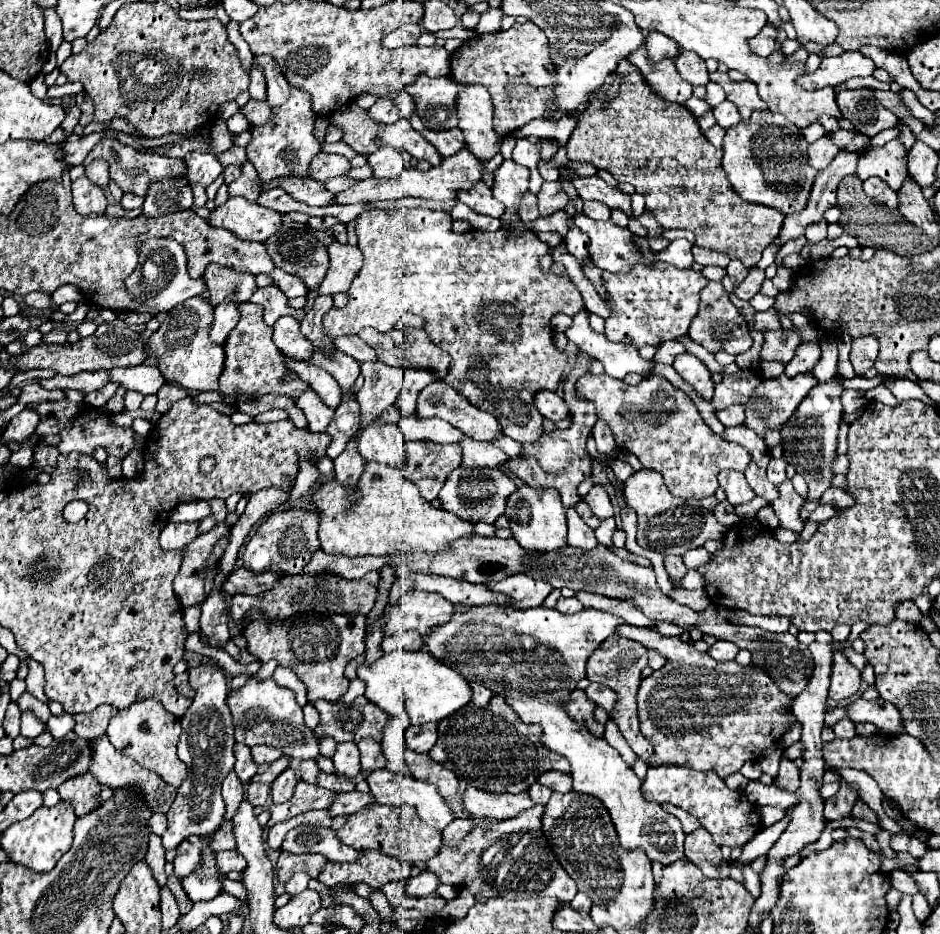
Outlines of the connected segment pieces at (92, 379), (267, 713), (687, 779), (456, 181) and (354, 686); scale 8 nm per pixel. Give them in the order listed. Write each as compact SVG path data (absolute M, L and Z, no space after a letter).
M83 371L75 375L55 375L53 379L43 379L43 389L77 389L87 393L93 393L97 389L103 389L107 383L111 383L109 371Z
M249 679L243 687L227 695L227 705L235 723L235 739L249 747L271 745L293 759L317 759L319 741L303 721L303 711L295 701L295 693L279 687L275 679Z
M675 765L649 767L647 779L643 781L643 795L647 801L671 803L671 805L685 809L693 817L697 817L701 825L713 835L713 841L719 847L721 845L743 847L745 843L753 839L753 835L757 835L763 829L759 811L753 803L749 803L745 793L731 791L725 785L725 781L717 773L711 773L711 771L703 773L703 771L675 767Z
M461 149L457 155L447 157L441 161L441 165L431 167L429 171L419 171L419 169L403 169L403 173L397 179L365 179L359 181L355 187L339 193L339 205L347 203L369 203L369 201L379 201L379 199L403 199L403 197L423 197L423 199L457 199L457 191L461 187L471 187L473 181L479 181L483 171L493 173L503 161L503 155L497 153L489 161L479 161L471 151Z
M355 679L355 681L351 681L349 683L349 691L339 699L341 703L351 703L355 697L359 697L359 695L363 695L365 693L365 685L359 681L359 679Z

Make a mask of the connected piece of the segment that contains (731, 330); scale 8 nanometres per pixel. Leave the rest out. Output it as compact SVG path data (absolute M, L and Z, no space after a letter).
M709 283L703 293L701 293L701 307L699 307L699 313L697 317L693 319L691 323L691 329L689 329L689 337L703 345L707 351L711 353L717 353L717 351L727 351L731 355L739 355L739 353L745 353L751 349L753 345L753 339L749 335L749 329L747 329L747 323L745 319L739 315L737 307L731 303L729 295L725 293L723 285L721 283Z

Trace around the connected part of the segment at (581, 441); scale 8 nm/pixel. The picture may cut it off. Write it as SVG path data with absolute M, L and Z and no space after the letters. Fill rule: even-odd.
M579 351L577 353L577 363L575 367L567 373L565 381L563 381L564 400L569 408L571 415L573 416L571 427L561 431L561 429L555 429L553 433L545 433L537 445L523 445L525 447L525 457L517 457L517 459L511 459L509 463L505 463L501 469L509 469L513 471L519 479L523 481L535 481L535 489L545 489L545 487L551 487L559 493L561 497L561 503L569 509L569 507L575 507L581 497L577 493L577 485L587 479L591 475L591 457L587 453L587 439L591 435L591 429L597 421L597 413L595 413L595 405L591 405L591 401L584 401L577 397L577 391L575 391L575 383L577 379L589 371L589 363L591 363L591 355ZM521 467L523 467L523 477L521 477Z

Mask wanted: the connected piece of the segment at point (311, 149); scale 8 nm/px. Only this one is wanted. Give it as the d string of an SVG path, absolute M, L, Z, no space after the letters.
M255 55L255 63L259 63L267 79L267 103L271 107L271 119L265 125L251 129L251 141L245 147L247 159L255 165L259 177L265 183L279 177L309 177L309 163L321 153L321 141L313 135L317 113L311 109L311 97L307 91L287 83L275 59L267 55Z

